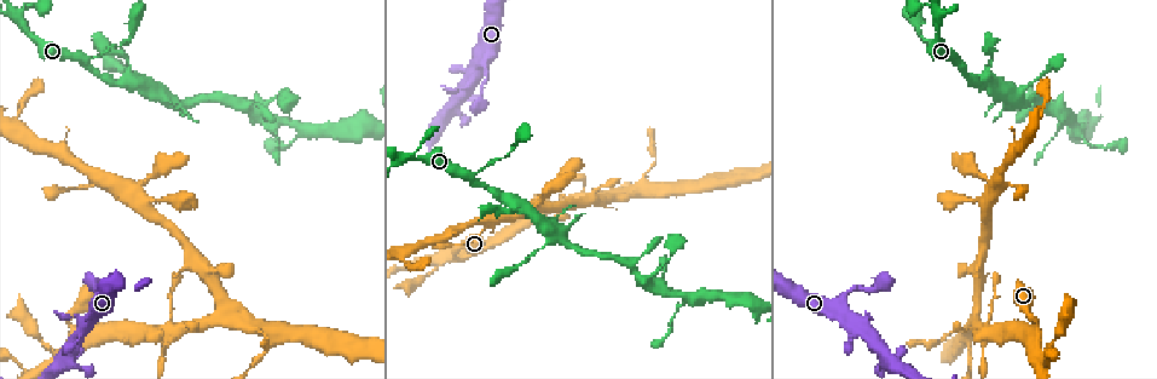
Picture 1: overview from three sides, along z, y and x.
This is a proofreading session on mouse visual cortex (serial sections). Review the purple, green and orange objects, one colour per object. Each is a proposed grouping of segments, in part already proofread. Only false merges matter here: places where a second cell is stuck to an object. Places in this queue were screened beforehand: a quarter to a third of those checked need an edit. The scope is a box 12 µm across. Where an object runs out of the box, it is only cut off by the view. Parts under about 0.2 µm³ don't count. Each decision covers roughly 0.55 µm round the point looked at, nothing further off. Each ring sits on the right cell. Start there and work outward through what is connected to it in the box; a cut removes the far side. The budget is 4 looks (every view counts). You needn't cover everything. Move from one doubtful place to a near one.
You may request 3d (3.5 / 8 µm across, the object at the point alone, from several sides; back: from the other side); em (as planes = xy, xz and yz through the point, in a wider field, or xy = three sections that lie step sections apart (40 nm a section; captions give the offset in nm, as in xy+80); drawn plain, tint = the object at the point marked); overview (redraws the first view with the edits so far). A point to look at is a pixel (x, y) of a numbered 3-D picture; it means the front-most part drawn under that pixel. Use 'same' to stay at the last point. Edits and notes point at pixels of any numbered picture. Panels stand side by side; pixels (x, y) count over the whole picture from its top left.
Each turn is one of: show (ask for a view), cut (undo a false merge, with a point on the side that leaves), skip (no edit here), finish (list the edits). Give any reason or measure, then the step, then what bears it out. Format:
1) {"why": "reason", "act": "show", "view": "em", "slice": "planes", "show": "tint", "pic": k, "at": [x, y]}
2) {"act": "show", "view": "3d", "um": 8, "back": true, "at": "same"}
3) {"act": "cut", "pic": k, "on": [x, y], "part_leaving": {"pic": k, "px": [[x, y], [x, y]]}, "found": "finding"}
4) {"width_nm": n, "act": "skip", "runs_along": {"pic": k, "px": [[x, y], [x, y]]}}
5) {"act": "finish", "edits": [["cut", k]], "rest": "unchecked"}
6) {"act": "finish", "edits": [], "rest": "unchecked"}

{"why": "sharp bend", "act": "show", "view": "3d", "um": 3.5, "pic": 1, "at": [462, 255]}

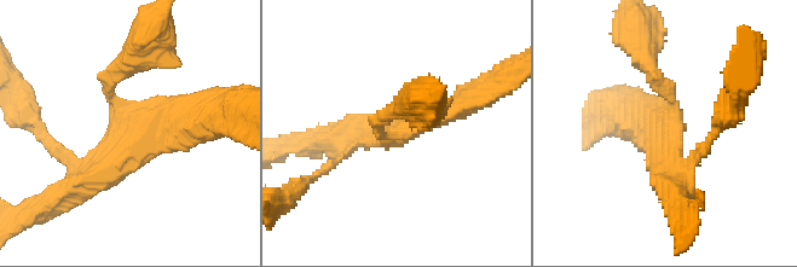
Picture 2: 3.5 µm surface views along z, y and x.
{"arms": 3, "arm_widths_nm": [250, 300, 300], "why": "now the EM", "act": "show", "view": "em", "slice": "xy", "step": 2, "show": "tint", "pic": 2, "at": [403, 134]}

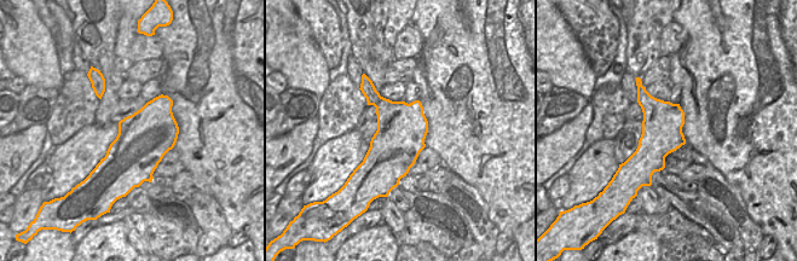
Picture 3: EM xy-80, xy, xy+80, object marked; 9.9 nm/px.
{"why": "another direction", "act": "show", "view": "em", "slice": "planes", "show": "tint", "at": "same"}

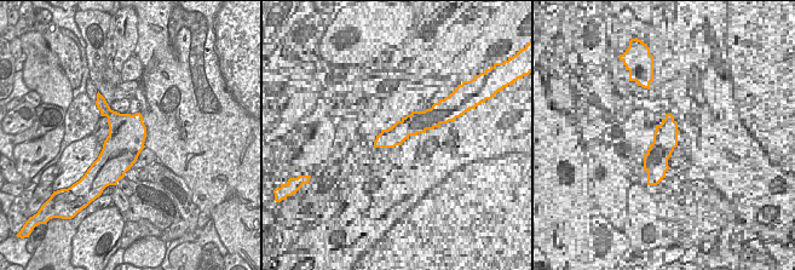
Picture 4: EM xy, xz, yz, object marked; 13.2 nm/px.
{"act": "skip", "found": "one cell here"}

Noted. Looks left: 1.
{"why": "abrupt turn", "act": "show", "view": "3d", "um": 3.5, "pic": 1, "at": [158, 331]}

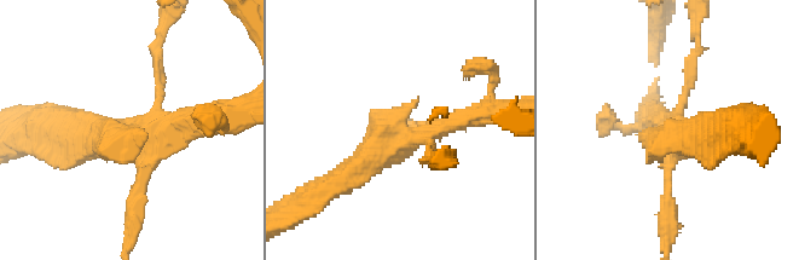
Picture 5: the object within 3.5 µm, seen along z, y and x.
{"act": "skip", "runs_along": {"pic": 5, "px": [[325, 188], [381, 148], [467, 116]]}, "found": "all the same cell"}

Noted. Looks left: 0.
{"act": "finish", "edits": [], "rest": "unchecked"}

